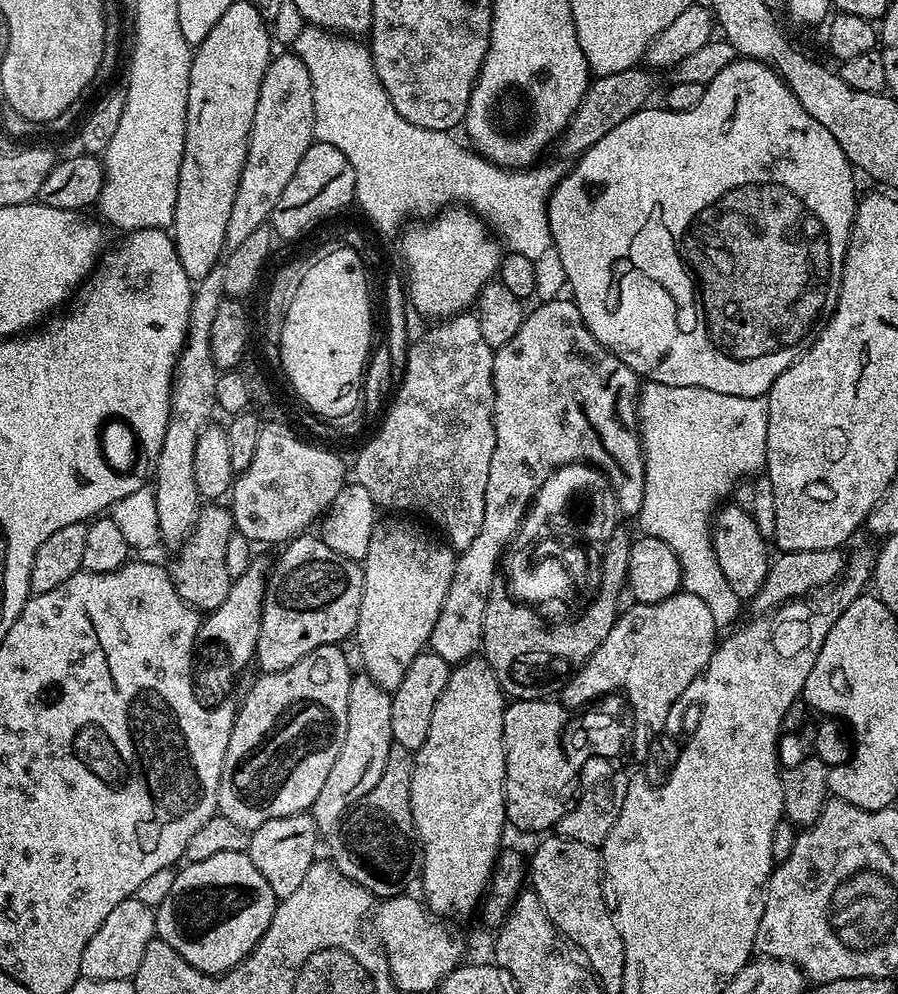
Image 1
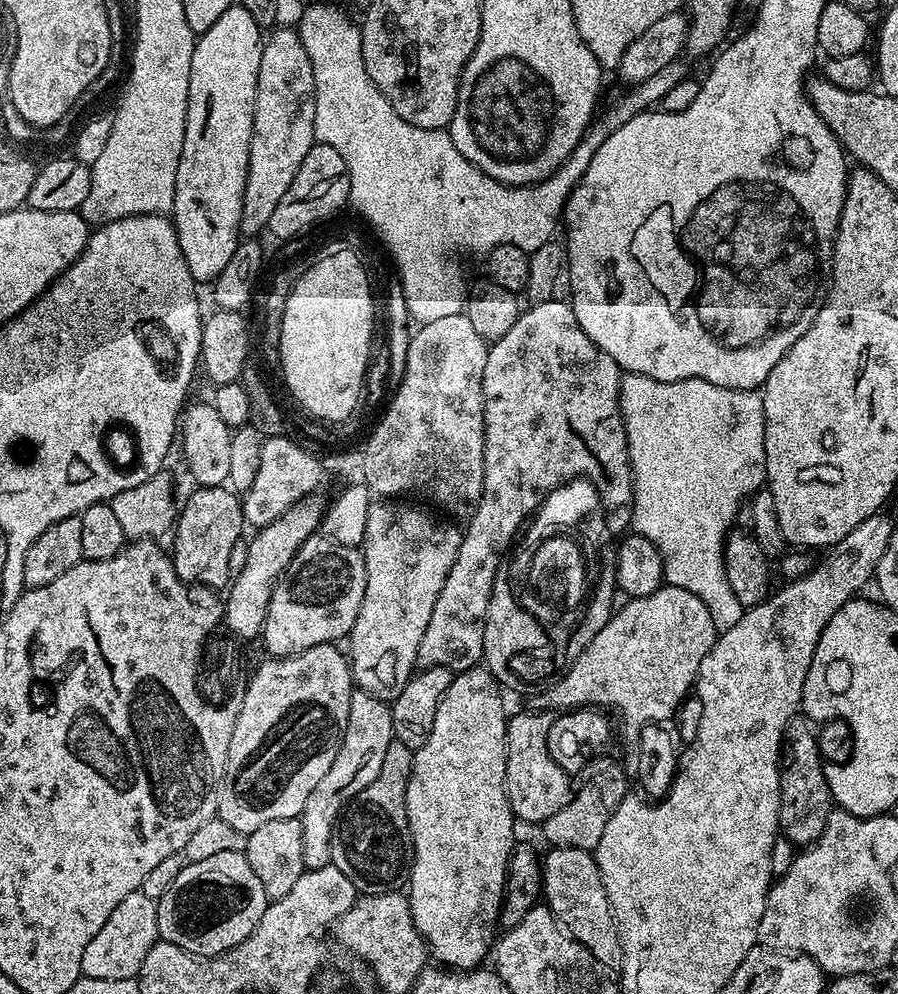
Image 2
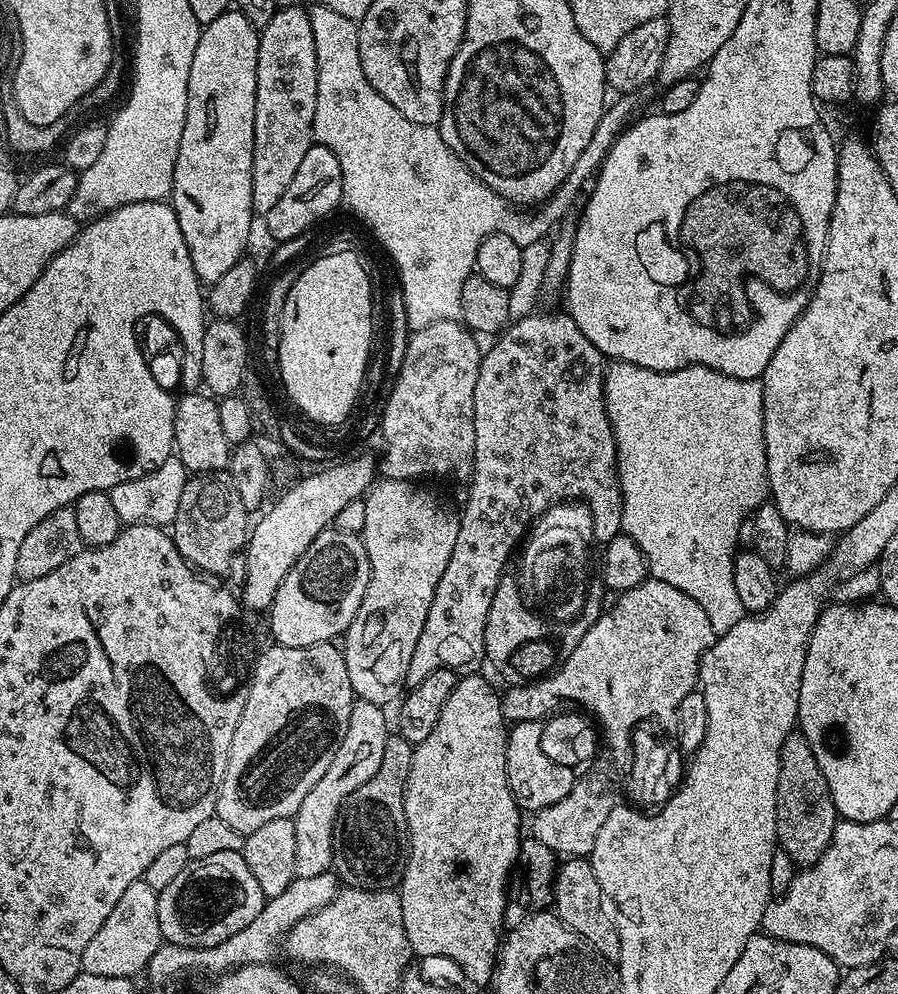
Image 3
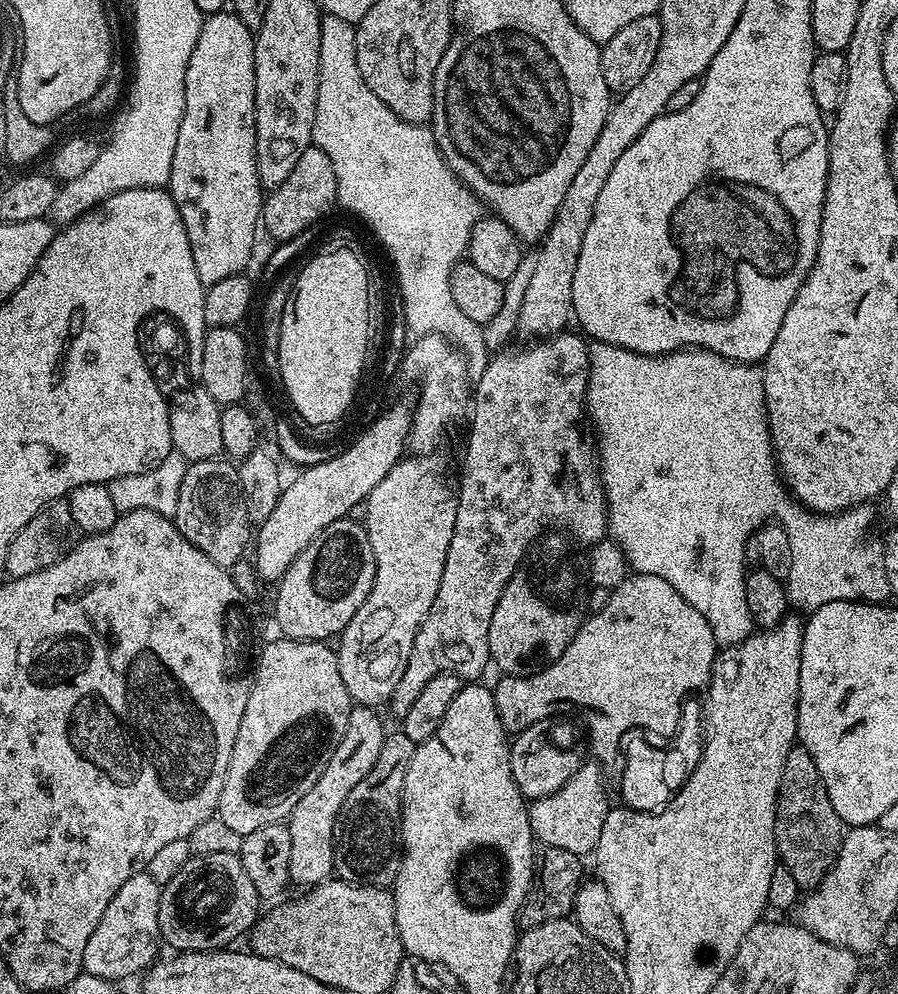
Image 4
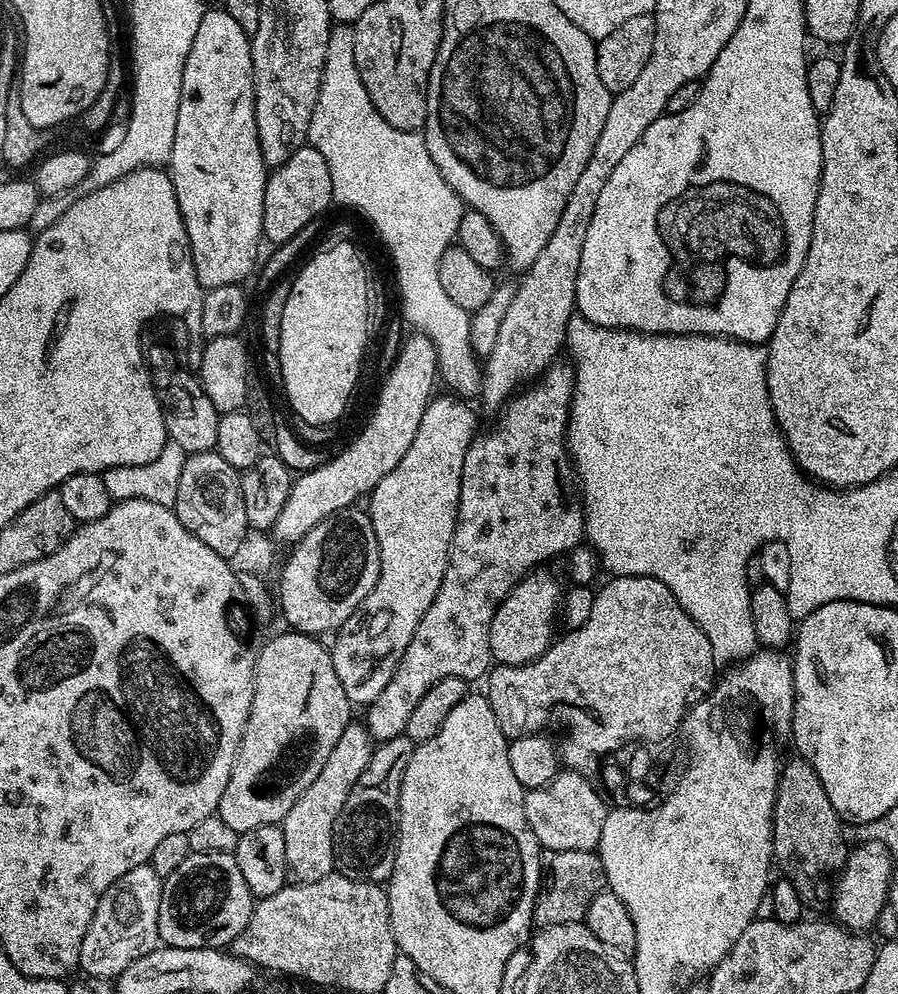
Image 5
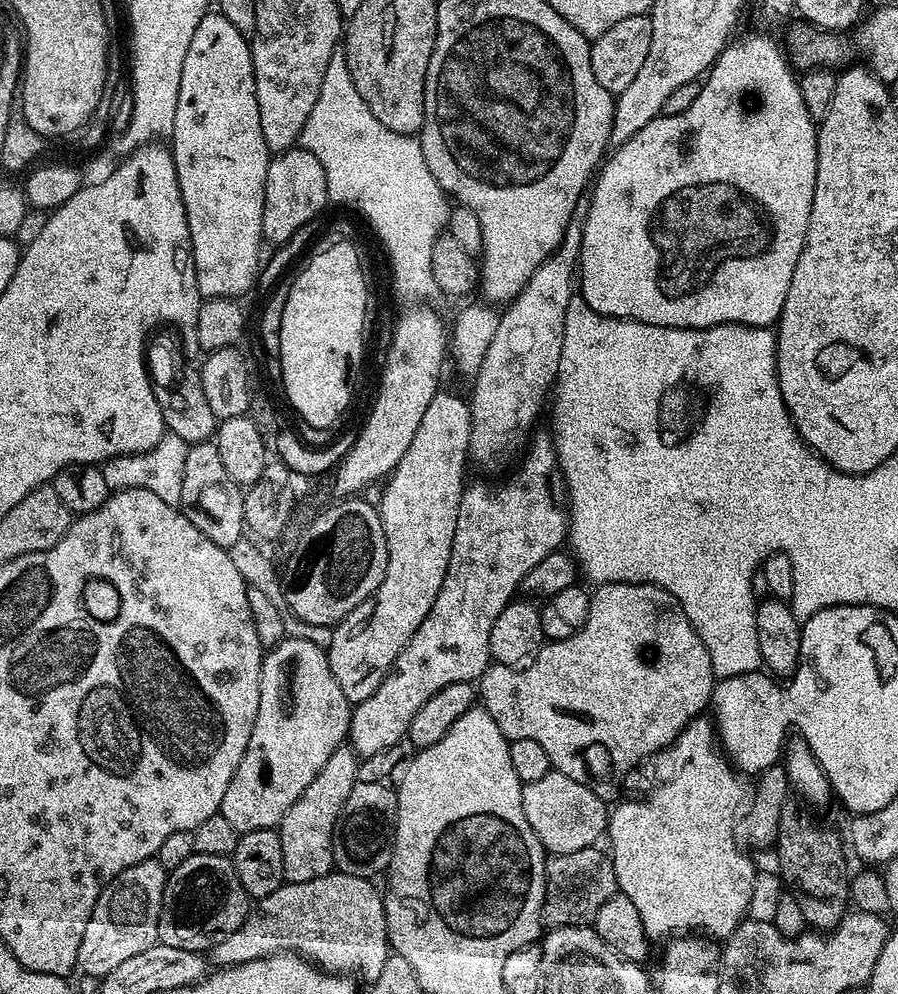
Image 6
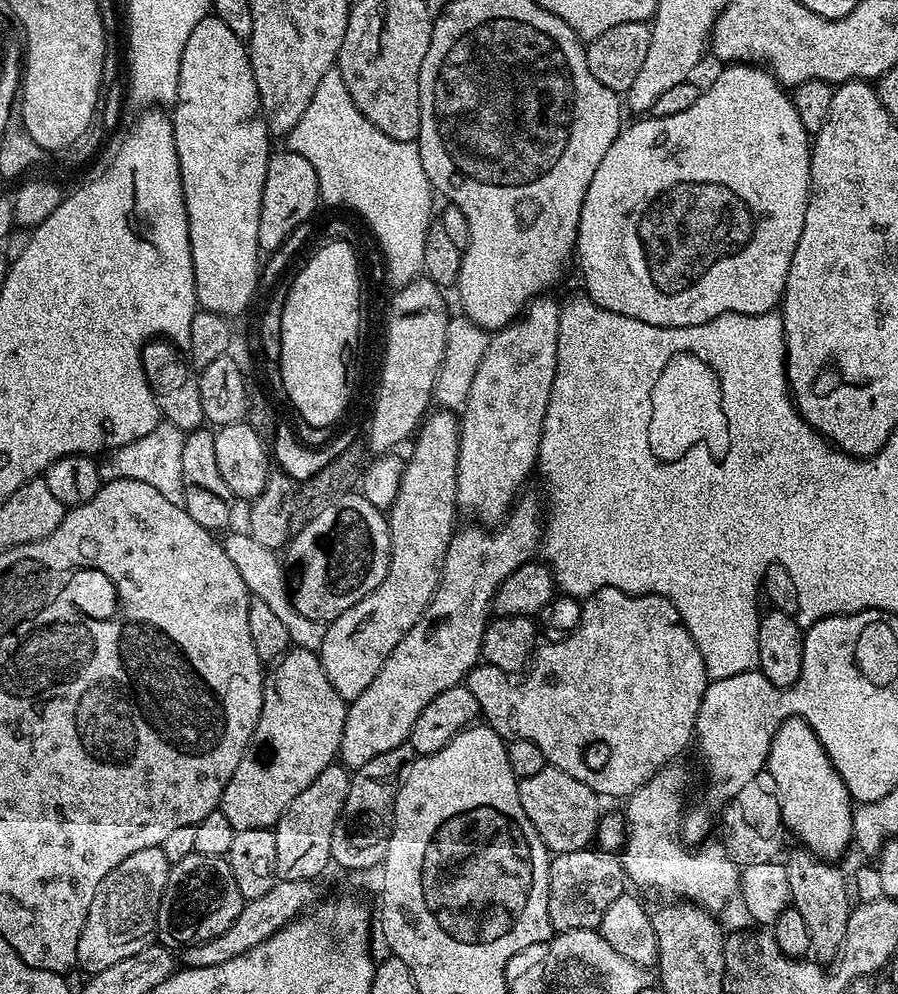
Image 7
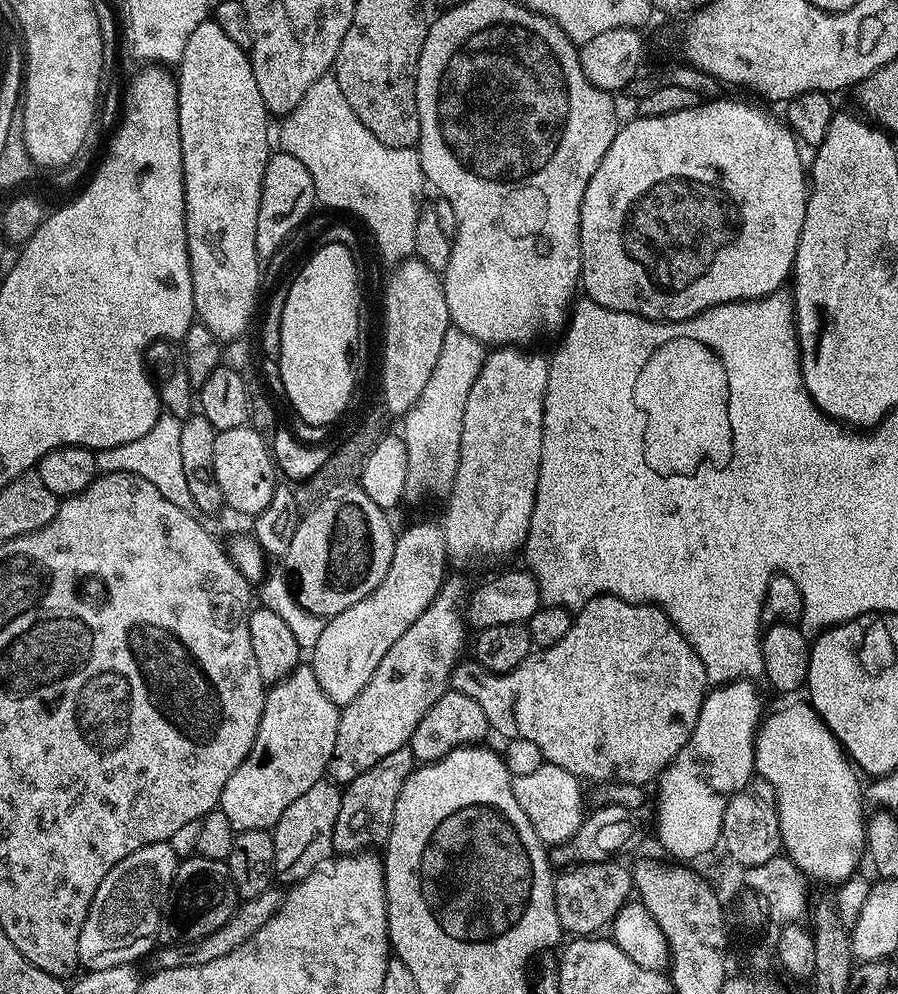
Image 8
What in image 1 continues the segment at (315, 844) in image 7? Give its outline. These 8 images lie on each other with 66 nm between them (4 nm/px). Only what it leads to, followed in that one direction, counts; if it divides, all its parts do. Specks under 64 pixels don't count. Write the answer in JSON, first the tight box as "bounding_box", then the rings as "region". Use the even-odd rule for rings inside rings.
{"bounding_box":[310,674,394,833],"region":[[[366,674],[353,675],[346,706],[346,734],[342,738],[338,758],[334,758],[334,766],[330,766],[330,775],[326,777],[322,791],[318,793],[318,798],[314,798],[310,809],[317,833],[335,833],[345,812],[363,796],[370,794],[374,786],[378,786],[378,778],[382,778],[382,770],[386,770],[386,758],[390,758],[394,743],[390,730],[391,705],[391,692],[378,686],[378,682]]]}

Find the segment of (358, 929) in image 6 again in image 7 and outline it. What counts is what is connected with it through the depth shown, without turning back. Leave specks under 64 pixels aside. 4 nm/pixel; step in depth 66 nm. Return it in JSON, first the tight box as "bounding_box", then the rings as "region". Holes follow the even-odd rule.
{"bounding_box":[179,880,316,968],"region":[[[277,880],[270,894],[262,894],[262,898],[254,898],[245,903],[240,916],[226,930],[226,934],[218,934],[218,938],[210,938],[201,944],[187,945],[179,953],[179,963],[189,968],[205,968],[230,962],[230,958],[238,958],[238,954],[246,954],[246,950],[258,946],[266,938],[273,936],[279,928],[285,928],[309,906],[315,905],[316,886],[310,880]],[[307,904],[312,905],[307,906]]]}

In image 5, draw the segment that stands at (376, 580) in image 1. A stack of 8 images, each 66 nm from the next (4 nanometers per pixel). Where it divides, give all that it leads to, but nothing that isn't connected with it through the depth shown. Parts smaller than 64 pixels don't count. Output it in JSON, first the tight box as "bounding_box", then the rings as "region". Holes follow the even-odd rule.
{"bounding_box":[330,394,478,706],"region":[[[451,394],[443,395],[433,395],[426,406],[426,414],[422,414],[418,434],[414,434],[414,442],[410,442],[410,450],[402,454],[402,462],[398,462],[398,466],[394,466],[394,470],[390,470],[390,474],[386,474],[386,478],[372,489],[366,504],[374,534],[380,543],[380,577],[374,590],[366,594],[354,614],[350,614],[335,633],[336,641],[330,644],[338,682],[342,682],[342,690],[346,690],[346,698],[354,706],[370,705],[382,690],[386,690],[402,654],[406,654],[406,646],[410,646],[410,638],[414,638],[414,630],[418,630],[418,622],[422,622],[422,614],[430,610],[430,602],[434,602],[438,586],[442,586],[442,578],[448,569],[448,551],[456,529],[462,462],[466,458],[466,450],[478,435],[478,427],[469,401]]]}

